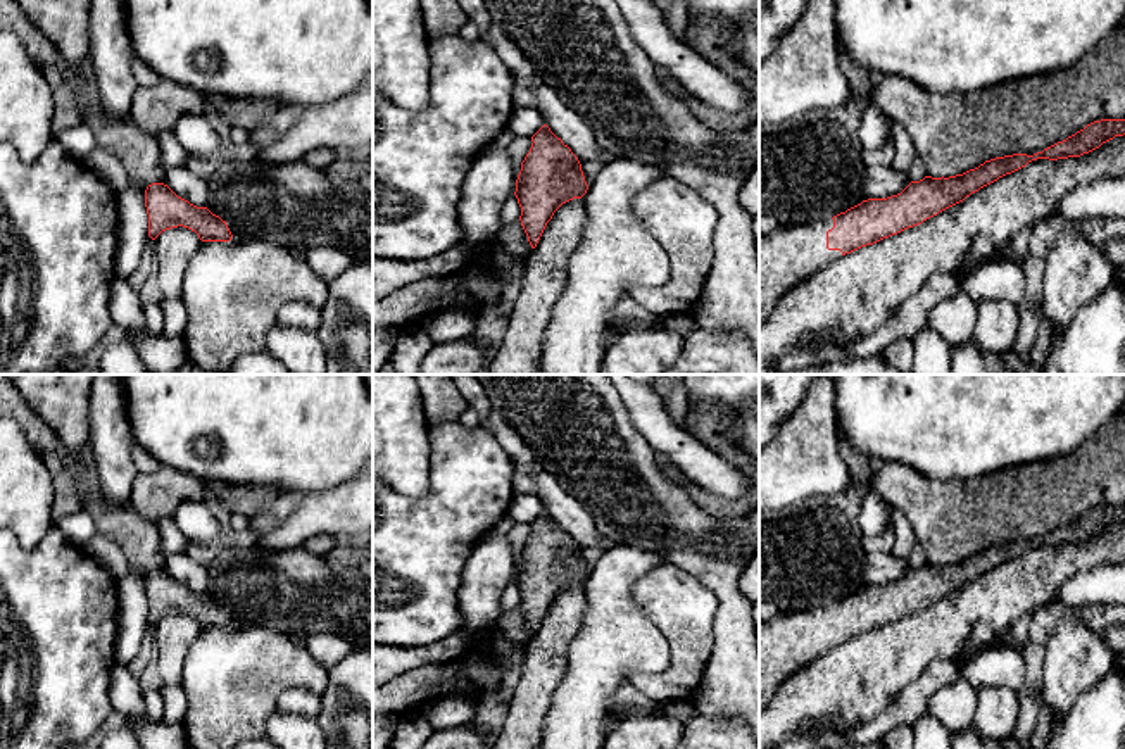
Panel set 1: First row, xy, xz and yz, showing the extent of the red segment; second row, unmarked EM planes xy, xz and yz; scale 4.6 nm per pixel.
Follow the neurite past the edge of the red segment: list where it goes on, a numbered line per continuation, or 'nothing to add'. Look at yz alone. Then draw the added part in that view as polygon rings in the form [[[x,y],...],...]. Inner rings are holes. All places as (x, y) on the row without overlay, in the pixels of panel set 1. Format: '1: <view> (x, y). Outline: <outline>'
1: yz (791, 641). Outline: [[[828,604],[759,621],[759,713],[792,673],[842,644],[840,637],[826,635],[832,614]]]

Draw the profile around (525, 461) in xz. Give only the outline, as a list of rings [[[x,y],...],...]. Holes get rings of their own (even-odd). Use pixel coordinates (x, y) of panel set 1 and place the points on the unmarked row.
[[[492,409],[488,419],[492,433],[514,464],[514,492],[537,494],[533,475],[542,471],[537,456],[526,447],[514,426],[506,423],[499,412]]]

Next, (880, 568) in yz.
[[[868,552],[863,564],[866,585],[887,585],[901,580],[911,570],[908,557],[890,552]]]

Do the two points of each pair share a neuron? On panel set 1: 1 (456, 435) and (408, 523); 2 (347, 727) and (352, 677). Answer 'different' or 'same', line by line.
1: same
2: same

